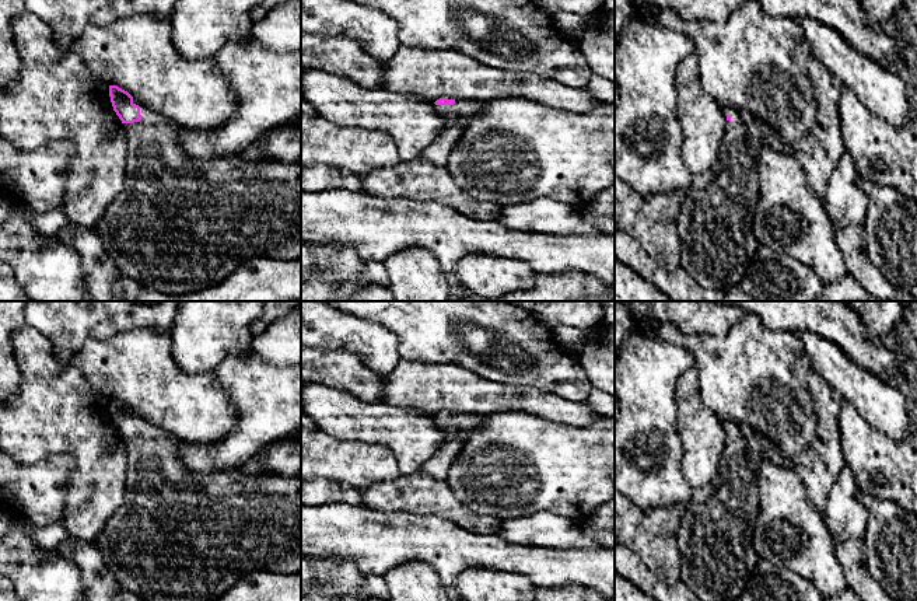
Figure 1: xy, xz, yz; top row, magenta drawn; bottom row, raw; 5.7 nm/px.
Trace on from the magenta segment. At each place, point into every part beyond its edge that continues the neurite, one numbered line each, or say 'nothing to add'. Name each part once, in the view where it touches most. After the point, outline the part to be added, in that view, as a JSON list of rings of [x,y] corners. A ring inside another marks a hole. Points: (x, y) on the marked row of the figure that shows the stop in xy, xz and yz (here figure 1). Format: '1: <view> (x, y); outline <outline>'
1: xy (178, 226); outline [[[134,98],[133,104],[140,106],[143,119],[123,123],[127,139],[125,185],[92,228],[119,273],[140,287],[182,296],[223,282],[255,255],[301,259],[301,163],[246,161],[238,153],[199,161],[182,148],[176,123]]]

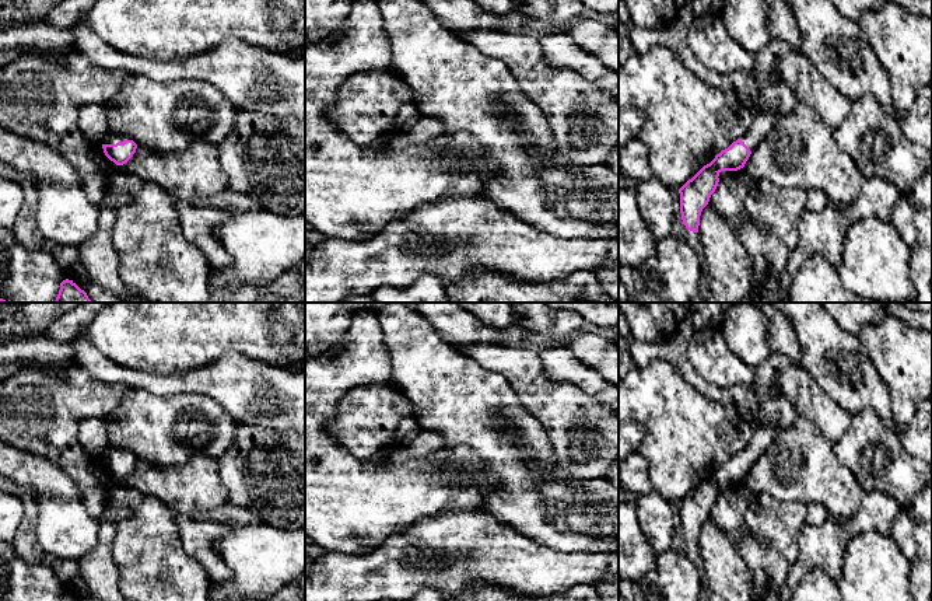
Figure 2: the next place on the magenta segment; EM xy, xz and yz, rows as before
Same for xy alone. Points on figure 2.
1: xy (109, 137); outline [[[108,130],[108,133],[102,139],[101,144],[123,143],[125,139],[132,140],[132,139],[123,136],[123,134],[112,133],[112,132]]]

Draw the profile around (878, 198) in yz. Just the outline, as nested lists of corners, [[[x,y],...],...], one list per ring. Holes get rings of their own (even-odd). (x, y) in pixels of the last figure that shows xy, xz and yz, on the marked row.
[[[875,177],[863,178],[858,198],[845,207],[830,202],[821,212],[805,209],[798,217],[798,245],[791,249],[789,265],[779,276],[777,303],[789,303],[791,280],[805,259],[821,252],[835,269],[840,268],[847,230],[866,217],[891,221],[893,209],[901,198],[891,182]]]

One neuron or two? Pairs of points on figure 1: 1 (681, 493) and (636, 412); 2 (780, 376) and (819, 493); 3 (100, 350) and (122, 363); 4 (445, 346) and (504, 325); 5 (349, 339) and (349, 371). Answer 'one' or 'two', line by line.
1: one
2: two
3: one
4: one
5: two

